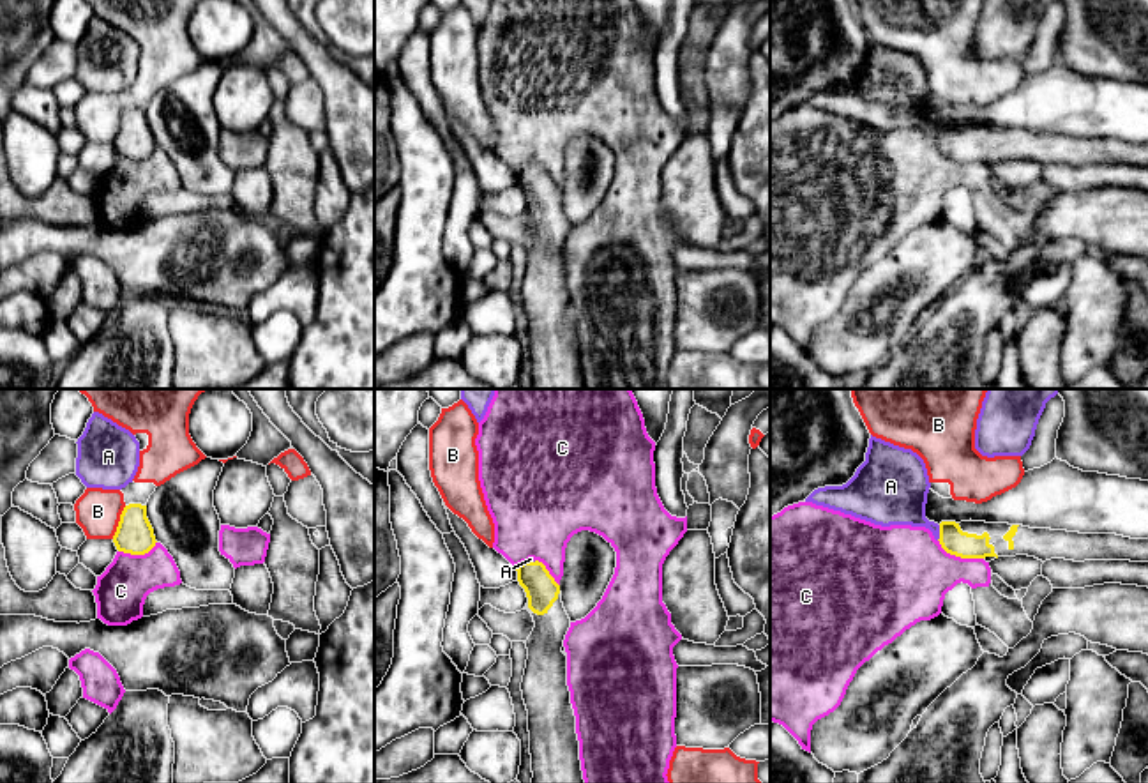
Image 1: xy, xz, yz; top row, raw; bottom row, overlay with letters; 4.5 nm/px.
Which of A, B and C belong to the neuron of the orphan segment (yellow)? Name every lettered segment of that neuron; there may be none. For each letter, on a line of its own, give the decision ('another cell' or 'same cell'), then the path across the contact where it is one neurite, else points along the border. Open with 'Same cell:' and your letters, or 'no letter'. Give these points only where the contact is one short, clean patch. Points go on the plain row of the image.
Same cell: A
A: same cell | across yz (952, 144), (940, 136), (922, 126), (898, 101)
B: another cell | along xy (126, 110), (112, 142)
C: another cell | along yz (938, 144), (951, 158), (982, 163)

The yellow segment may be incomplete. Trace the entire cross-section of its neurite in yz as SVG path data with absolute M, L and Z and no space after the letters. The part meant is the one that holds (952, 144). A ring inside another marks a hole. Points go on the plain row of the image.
M871 39L865 65L842 90L814 94L805 106L823 110L874 129L911 129L933 136L941 152L961 163L1028 159L1042 166L1065 163L1148 166L1148 143L1116 138L1079 138L1008 127L941 125L925 122L931 87L924 64Z

